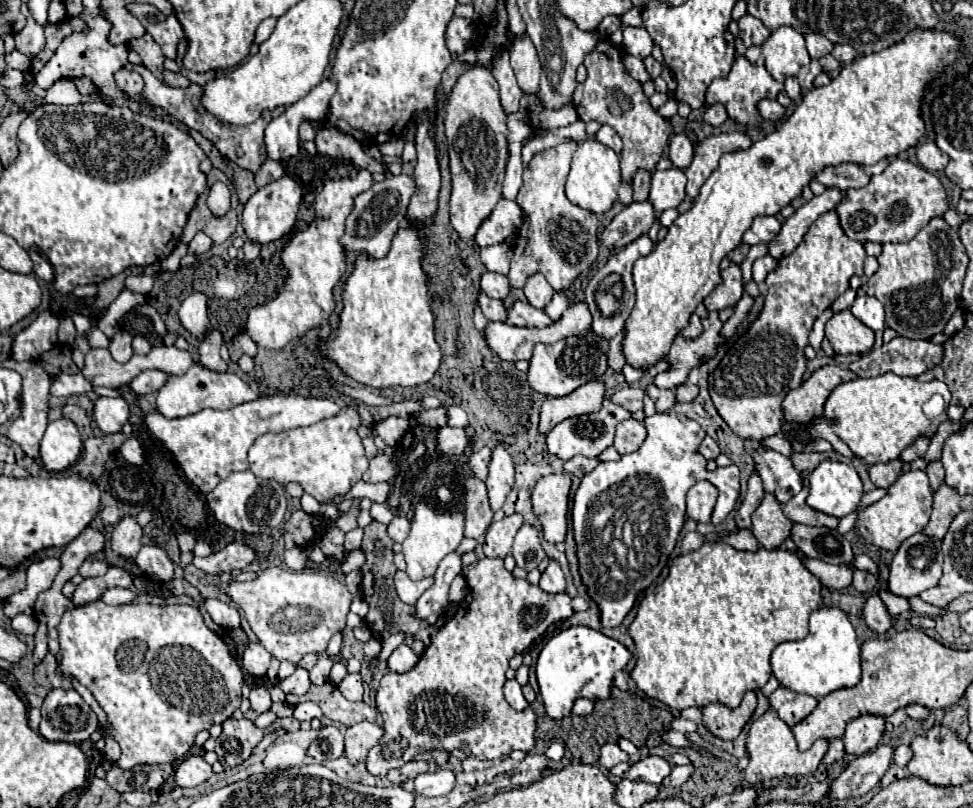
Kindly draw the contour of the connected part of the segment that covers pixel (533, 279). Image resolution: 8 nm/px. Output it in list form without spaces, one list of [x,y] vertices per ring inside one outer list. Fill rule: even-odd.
[[[534,273],[534,275],[528,277],[528,281],[524,285],[524,293],[526,293],[530,305],[534,305],[538,309],[544,309],[548,305],[548,301],[552,299],[554,289],[542,273]]]

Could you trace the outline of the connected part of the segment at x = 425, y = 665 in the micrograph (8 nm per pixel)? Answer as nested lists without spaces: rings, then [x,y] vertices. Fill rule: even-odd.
[[[484,557],[476,565],[466,569],[468,595],[462,601],[458,613],[432,637],[432,645],[426,647],[420,661],[408,673],[388,673],[382,677],[376,693],[376,709],[384,719],[384,735],[374,745],[366,757],[366,769],[380,777],[386,775],[392,767],[402,767],[406,761],[412,761],[420,751],[454,751],[460,749],[476,759],[498,759],[508,757],[512,749],[524,753],[536,747],[536,715],[529,707],[524,711],[512,709],[504,695],[504,673],[508,661],[516,653],[524,653],[532,641],[536,641],[554,621],[568,619],[574,609],[570,605],[570,595],[564,593],[546,593],[540,585],[532,585],[526,579],[516,579],[512,571],[504,567],[500,557]]]

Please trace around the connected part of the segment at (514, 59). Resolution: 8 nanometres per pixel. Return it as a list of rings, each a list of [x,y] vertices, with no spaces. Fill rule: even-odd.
[[[528,33],[516,35],[514,43],[510,47],[510,65],[516,73],[518,85],[524,93],[538,93],[538,81],[540,81],[540,61],[536,47],[532,45],[532,39]]]

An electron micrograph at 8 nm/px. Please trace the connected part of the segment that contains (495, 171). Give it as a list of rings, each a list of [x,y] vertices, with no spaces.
[[[472,67],[458,77],[458,83],[446,103],[444,127],[452,173],[450,221],[462,239],[472,239],[480,221],[492,213],[502,197],[500,189],[508,161],[508,123],[500,105],[498,85],[490,69]]]

